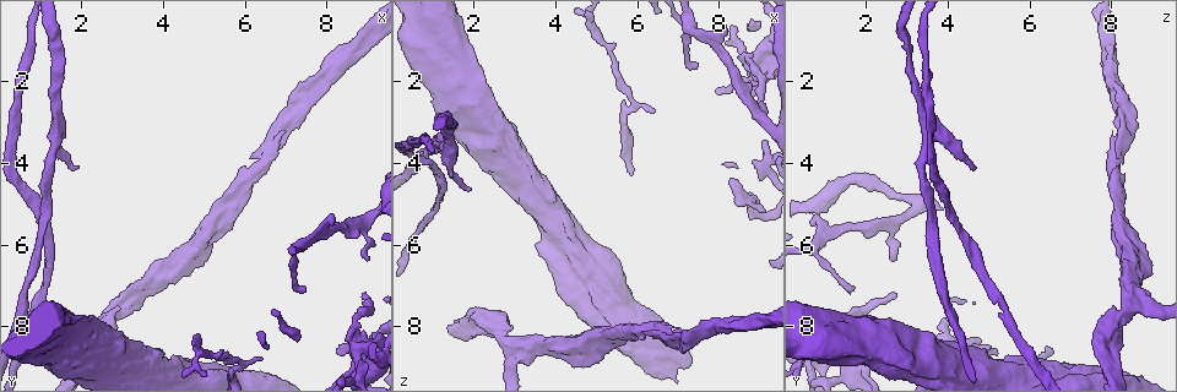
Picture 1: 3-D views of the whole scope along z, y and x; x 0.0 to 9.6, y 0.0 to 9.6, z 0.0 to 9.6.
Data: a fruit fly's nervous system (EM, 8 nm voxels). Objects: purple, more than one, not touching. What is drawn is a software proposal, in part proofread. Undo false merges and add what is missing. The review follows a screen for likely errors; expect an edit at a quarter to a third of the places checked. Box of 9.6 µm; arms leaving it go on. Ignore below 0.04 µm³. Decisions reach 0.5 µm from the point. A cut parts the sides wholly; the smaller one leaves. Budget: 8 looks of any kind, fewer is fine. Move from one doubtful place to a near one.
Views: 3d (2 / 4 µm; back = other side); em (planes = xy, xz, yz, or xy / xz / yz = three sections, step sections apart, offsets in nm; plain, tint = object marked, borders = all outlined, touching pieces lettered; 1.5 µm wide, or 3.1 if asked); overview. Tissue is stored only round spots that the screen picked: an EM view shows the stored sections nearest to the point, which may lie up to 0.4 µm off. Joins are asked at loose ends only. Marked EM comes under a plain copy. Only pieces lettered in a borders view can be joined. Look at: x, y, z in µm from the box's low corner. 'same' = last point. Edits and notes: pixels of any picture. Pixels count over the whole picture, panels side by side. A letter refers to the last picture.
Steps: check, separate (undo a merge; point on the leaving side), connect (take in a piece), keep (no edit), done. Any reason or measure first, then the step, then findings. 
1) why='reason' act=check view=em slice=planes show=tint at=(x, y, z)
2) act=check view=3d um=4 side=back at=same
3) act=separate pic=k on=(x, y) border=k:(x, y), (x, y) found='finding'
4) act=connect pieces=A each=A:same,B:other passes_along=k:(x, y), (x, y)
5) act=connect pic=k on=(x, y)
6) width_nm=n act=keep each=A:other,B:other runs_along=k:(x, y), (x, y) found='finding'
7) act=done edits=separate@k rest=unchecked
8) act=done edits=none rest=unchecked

why='an open end' act=check view=em slice=xz step=8 show=borders at=(8.95, 7.25, 2.70)

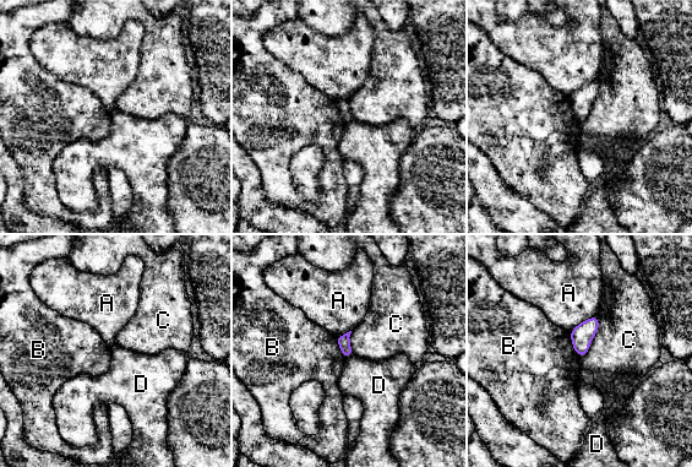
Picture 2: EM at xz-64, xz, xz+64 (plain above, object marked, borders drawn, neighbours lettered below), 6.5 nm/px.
longest_contact=C:300nm act=keep each=A:other,B:other,C:other,D:other border=2:(598, 316), (598, 331), (579, 357) found='no lettered piece goes on from it'

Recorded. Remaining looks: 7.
why='calibre changes' act=check view=3d um=4 at=(9.10, 8.75, 1.60)

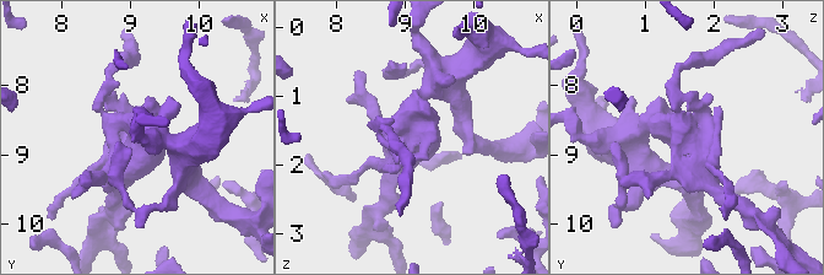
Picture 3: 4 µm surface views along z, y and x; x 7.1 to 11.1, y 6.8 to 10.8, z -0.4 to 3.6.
why='need the tissue' act=check view=em um=3.1 slice=planes show=tint at=same

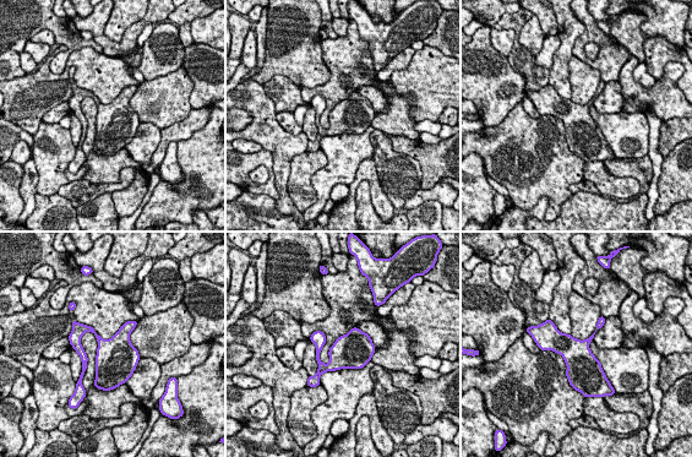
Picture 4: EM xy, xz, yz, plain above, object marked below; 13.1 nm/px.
act=check view=em um=3.1 slice=planes show=borders at=same

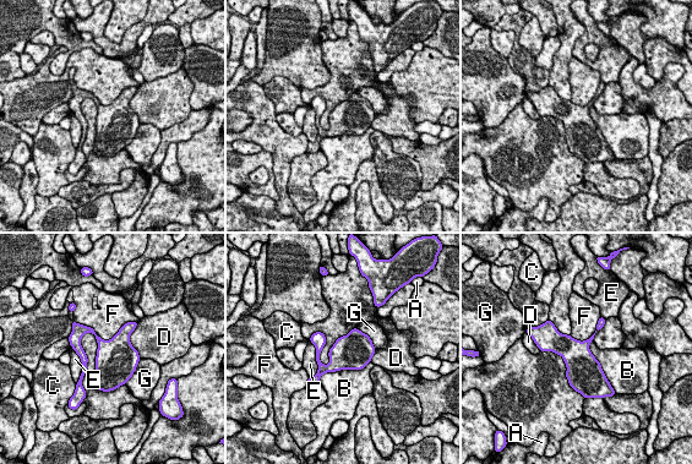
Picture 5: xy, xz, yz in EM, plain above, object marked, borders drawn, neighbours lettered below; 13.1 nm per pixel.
longest_contact=F:800nm act=keep each=A:other,B:other,C:other,D:other,E:other,F:other,G:other border=5:(137, 322), (108, 339), (76, 323) found='continuous, no second cell'

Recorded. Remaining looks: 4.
why='arms part here' act=check view=em slice=planes show=tint at=(2.80, 7.50, 8.40)

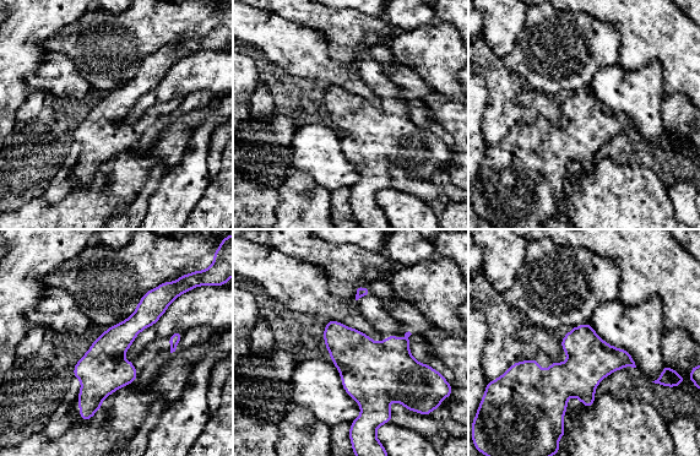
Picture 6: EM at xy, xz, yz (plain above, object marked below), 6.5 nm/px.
why='see the neighbours' act=check view=em slice=planes show=borders at=same

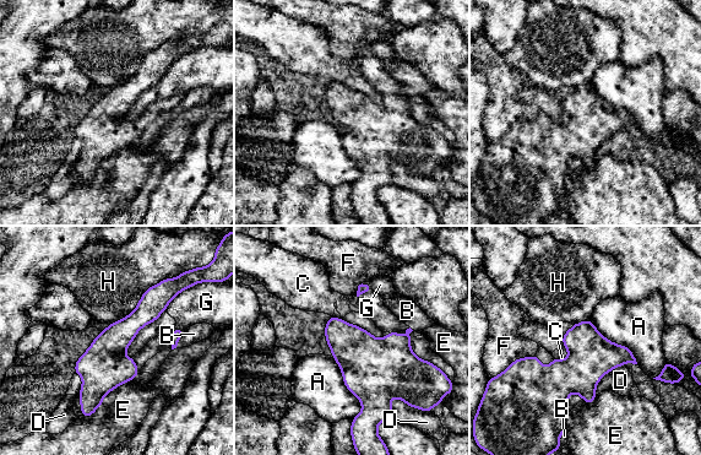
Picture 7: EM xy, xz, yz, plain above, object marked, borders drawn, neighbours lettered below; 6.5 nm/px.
act=keep each=A:other,B:other,C:other,D:other,E:other,F:other,G:other,H:other border=7:(333, 359), (362, 406), (352, 420) found='all the same cell'

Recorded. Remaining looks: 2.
act=done edits=none rest=unchecked

